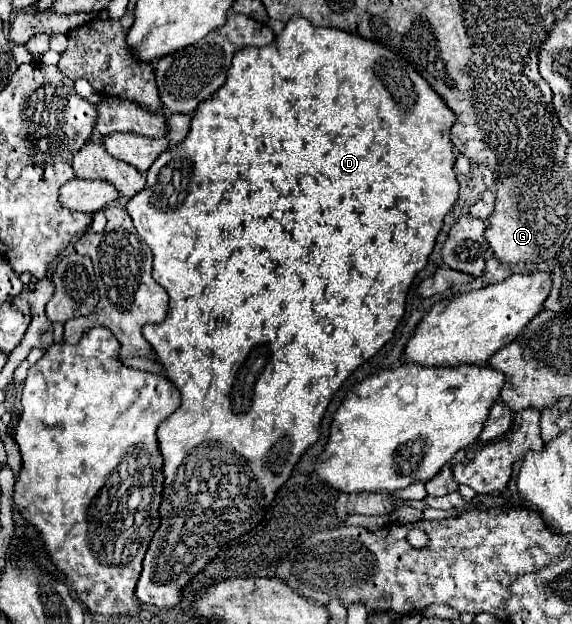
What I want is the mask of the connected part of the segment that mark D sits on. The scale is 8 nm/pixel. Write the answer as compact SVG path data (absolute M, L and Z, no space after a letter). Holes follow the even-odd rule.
M291 17L273 45L259 49L245 47L235 53L225 85L195 109L187 139L157 157L149 169L145 189L127 201L127 211L137 233L153 251L153 279L165 287L169 295L169 313L165 321L157 325L147 323L143 327L143 337L163 365L165 377L171 379L181 393L179 409L157 429L165 485L159 507L161 525L149 543L135 589L135 597L141 603L175 607L183 599L183 587L215 561L227 541L239 539L259 525L265 509L273 503L277 489L291 477L293 467L303 453L317 443L321 435L321 419L333 395L363 361L371 359L389 339L393 339L405 313L407 291L415 275L427 265L435 239L443 227L443 217L451 211L457 199L459 185L453 171L455 153L449 139L453 123L455 115L447 109L443 99L439 99L431 85L391 49L341 29L313 27L303 17ZM383 125L389 129L387 133L383 131Z

